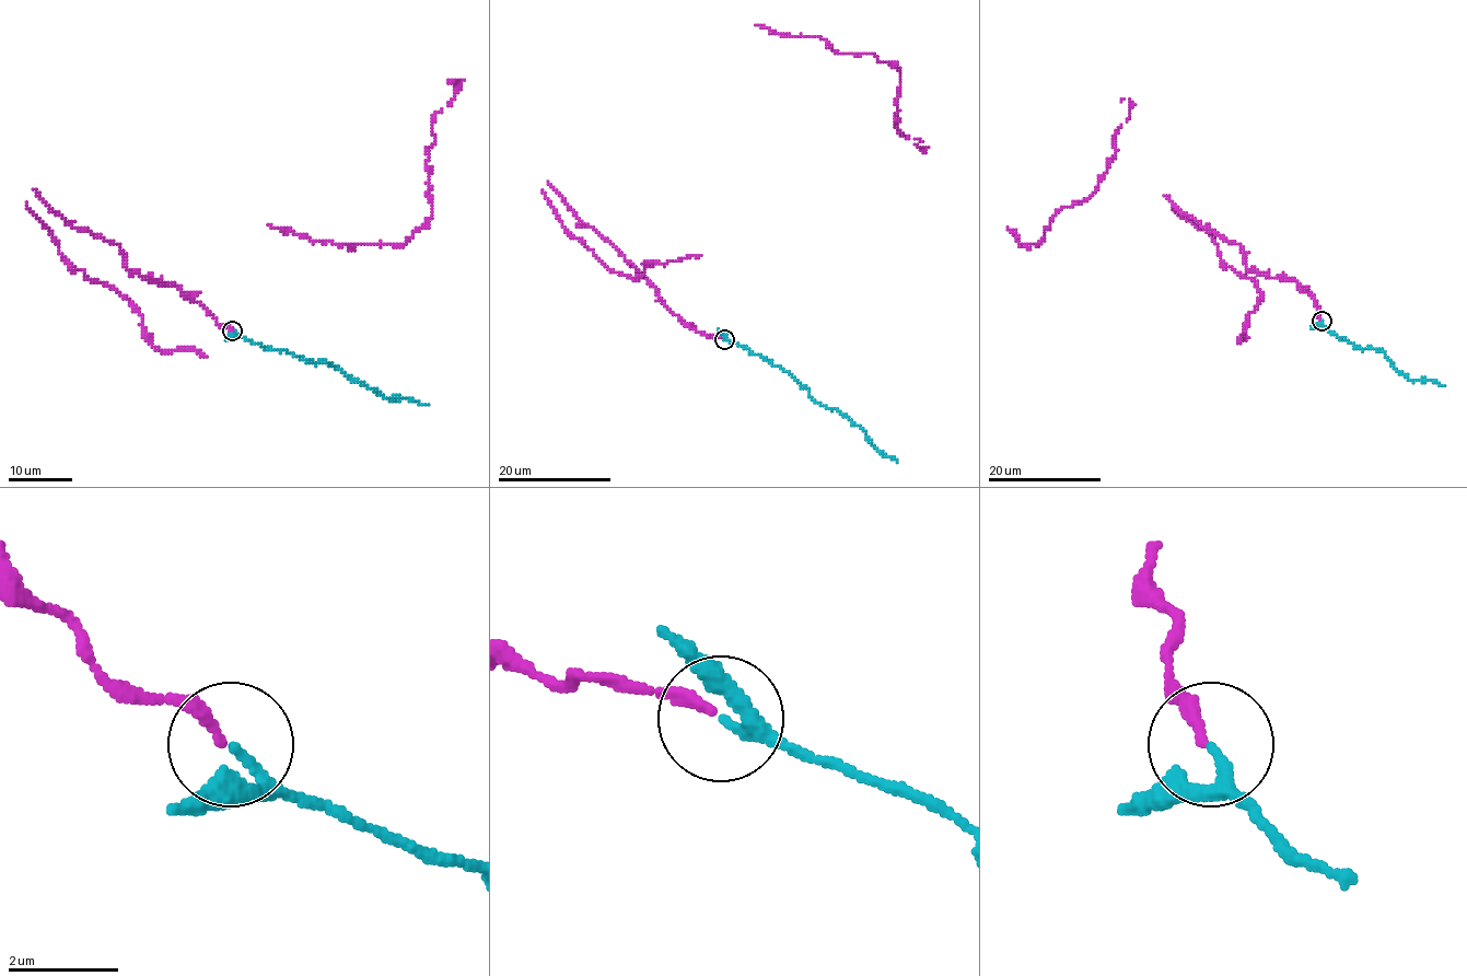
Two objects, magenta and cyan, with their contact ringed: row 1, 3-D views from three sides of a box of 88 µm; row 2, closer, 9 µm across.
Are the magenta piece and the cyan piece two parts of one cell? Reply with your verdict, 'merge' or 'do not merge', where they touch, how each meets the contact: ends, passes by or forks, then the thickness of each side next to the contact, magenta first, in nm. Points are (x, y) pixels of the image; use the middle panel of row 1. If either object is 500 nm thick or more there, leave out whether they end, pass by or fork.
merge; at (724, 339); magenta ends there; cyan passes by; 200 nm thick on the magenta side, 130 nm on the other

